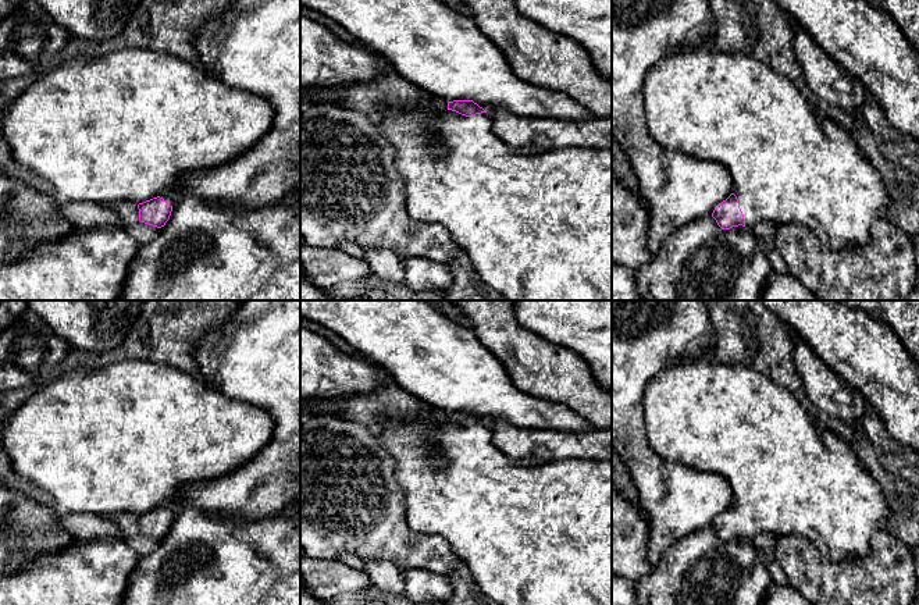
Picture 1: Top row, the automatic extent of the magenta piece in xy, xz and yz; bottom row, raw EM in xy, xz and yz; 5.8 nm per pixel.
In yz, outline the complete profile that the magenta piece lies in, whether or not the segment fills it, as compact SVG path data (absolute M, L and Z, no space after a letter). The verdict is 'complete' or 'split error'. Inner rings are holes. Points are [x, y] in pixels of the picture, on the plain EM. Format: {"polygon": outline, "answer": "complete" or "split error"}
{"polygon": "M712 356L683 360L678 364L660 371L646 384L644 391L644 414L648 441L660 458L684 463L701 471L720 474L729 481L733 492L733 505L719 515L712 524L712 529L722 541L730 541L738 537L748 538L762 533L773 534L774 537L798 534L808 538L823 558L831 562L843 562L868 556L872 552L873 534L881 529L891 529L893 512L887 503L884 491L865 470L851 445L833 431L819 427L815 423L815 417L788 391L744 364L723 363Z", "answer": "split error"}

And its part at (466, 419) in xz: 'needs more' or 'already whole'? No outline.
needs more

